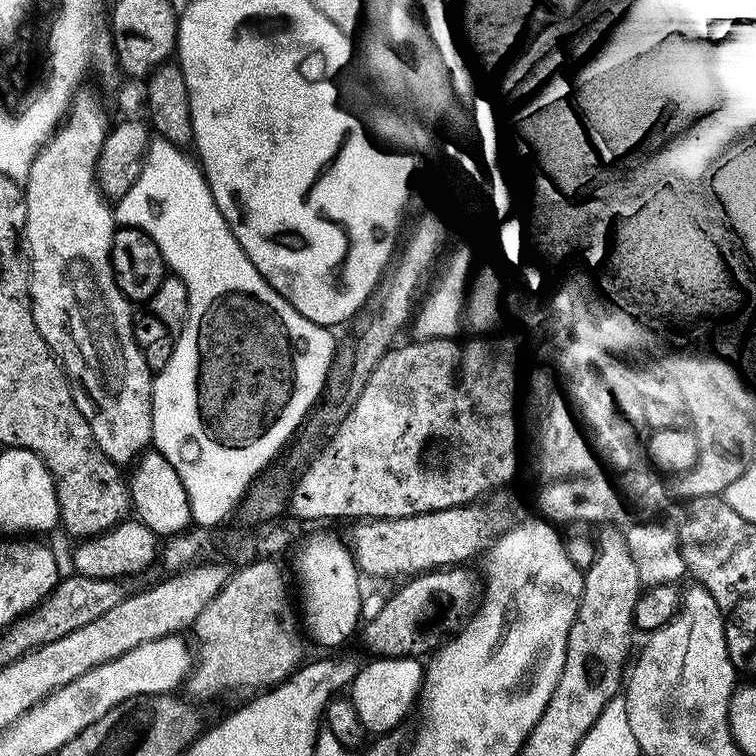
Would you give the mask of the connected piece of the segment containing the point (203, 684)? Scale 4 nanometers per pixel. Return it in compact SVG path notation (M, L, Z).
M272 558L245 563L241 572L229 575L218 595L198 614L194 631L200 652L198 648L198 663L186 681L187 695L193 701L212 700L223 692L256 694L284 683L301 667L305 657L298 612L293 597L288 597L284 572L276 564Z

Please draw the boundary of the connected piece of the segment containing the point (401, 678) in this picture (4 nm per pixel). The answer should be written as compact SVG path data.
M372 658L357 671L350 685L350 699L362 726L372 734L383 734L399 729L404 715L413 711L424 679L424 668L416 658Z

